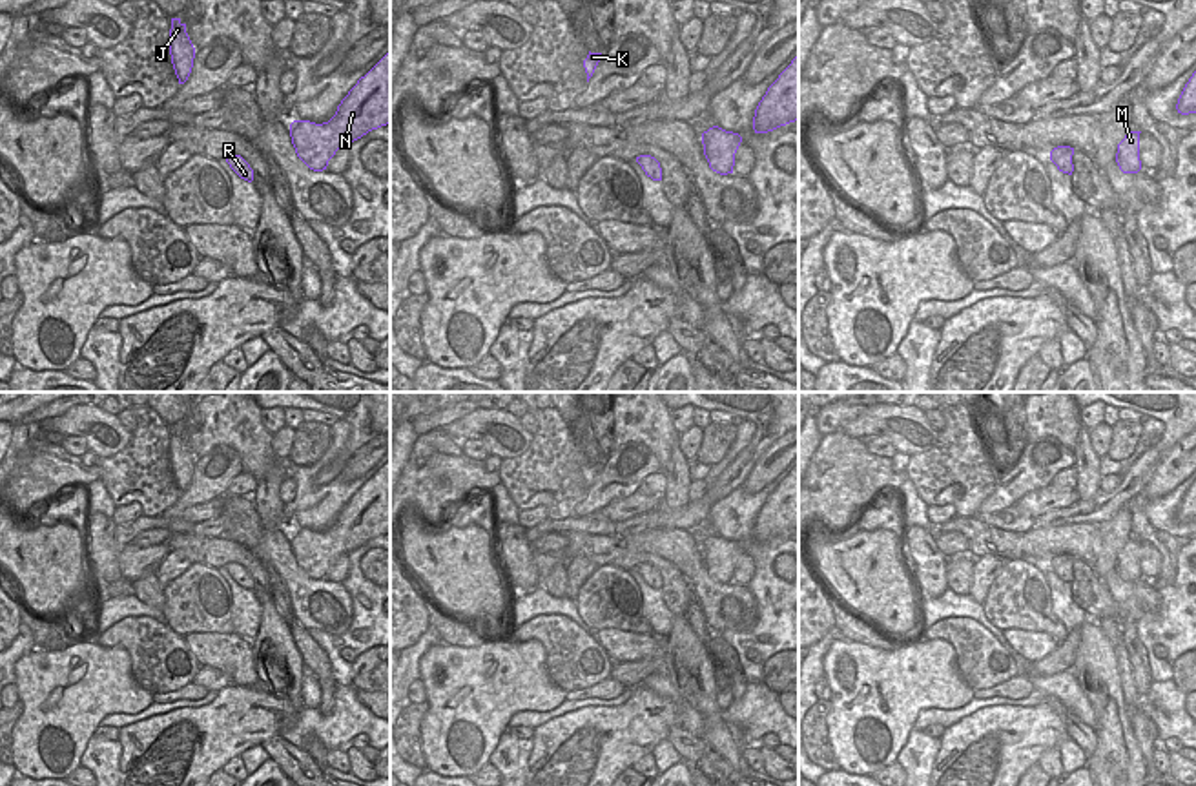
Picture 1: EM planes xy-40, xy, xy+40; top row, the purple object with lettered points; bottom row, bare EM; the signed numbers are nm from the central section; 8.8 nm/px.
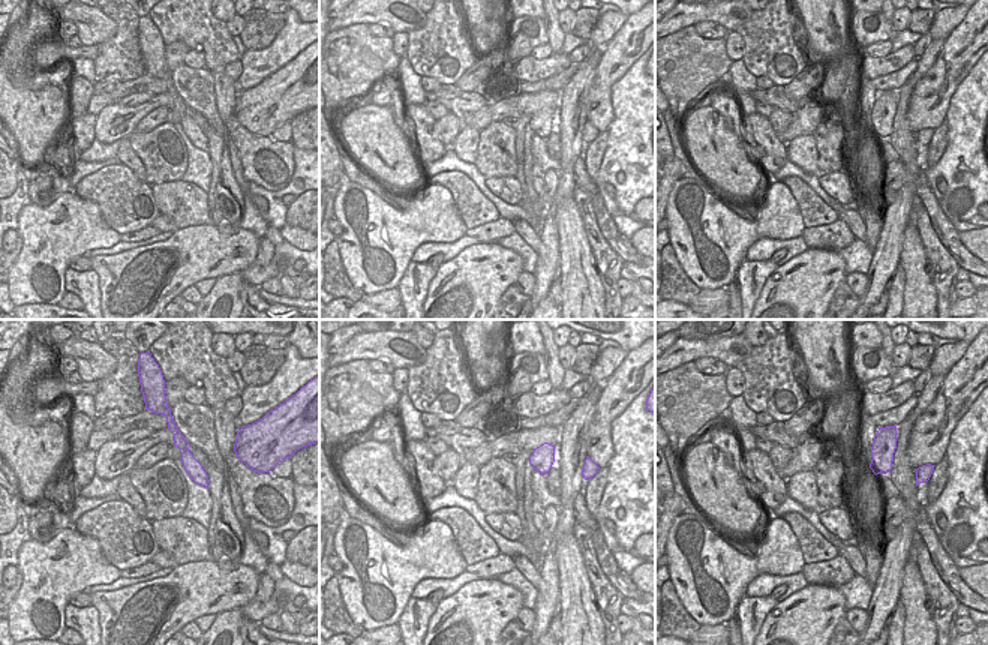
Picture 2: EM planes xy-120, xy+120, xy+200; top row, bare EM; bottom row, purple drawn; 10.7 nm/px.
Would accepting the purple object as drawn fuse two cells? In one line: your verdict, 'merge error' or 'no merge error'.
no merge error

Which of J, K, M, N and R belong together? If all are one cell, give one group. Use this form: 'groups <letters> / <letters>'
groups J K M N R

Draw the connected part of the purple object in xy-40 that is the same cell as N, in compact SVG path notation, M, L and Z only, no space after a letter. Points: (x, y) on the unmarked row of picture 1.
M387 461L323 533L294 529L290 545L297 565L314 580L323 580L343 554L372 538L390 533L390 461Z

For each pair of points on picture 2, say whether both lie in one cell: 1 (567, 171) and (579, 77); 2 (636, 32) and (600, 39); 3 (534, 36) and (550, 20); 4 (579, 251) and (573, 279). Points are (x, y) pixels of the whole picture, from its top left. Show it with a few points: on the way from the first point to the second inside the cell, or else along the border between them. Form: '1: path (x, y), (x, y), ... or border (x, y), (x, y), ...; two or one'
1: path (570, 147), (573, 101); one
2: border (628, 15), (619, 30), (601, 47); two
3: border (543, 21), (549, 42); two
4: path (576, 258), (576, 272); one

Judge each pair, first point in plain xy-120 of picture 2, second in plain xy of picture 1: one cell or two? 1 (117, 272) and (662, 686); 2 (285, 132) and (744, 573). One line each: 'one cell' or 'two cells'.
1: two cells
2: one cell

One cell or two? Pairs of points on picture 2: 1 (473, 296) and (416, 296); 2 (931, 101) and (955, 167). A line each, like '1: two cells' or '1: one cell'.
1: two cells
2: two cells

